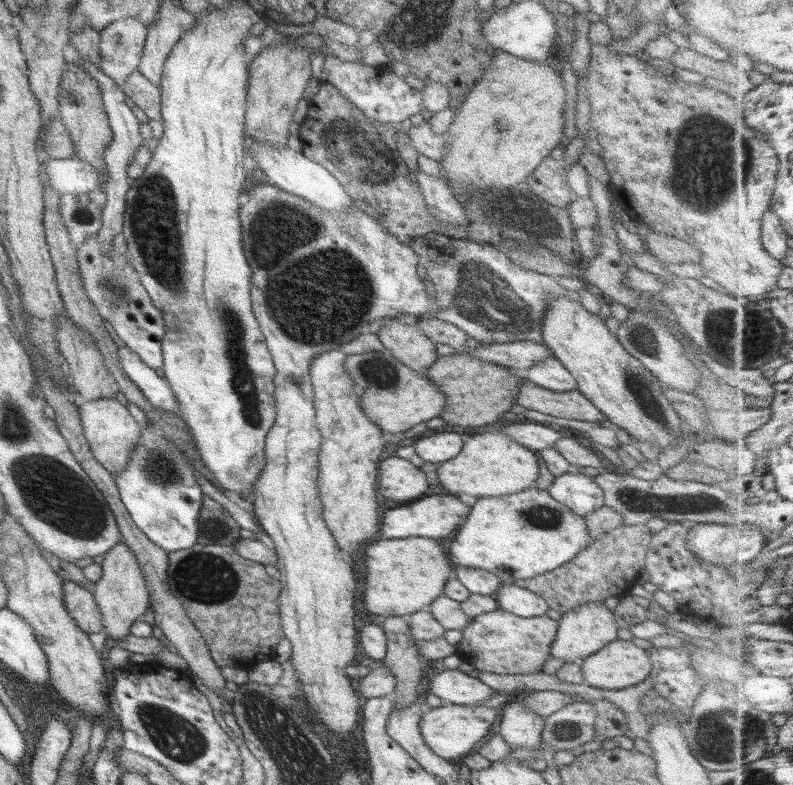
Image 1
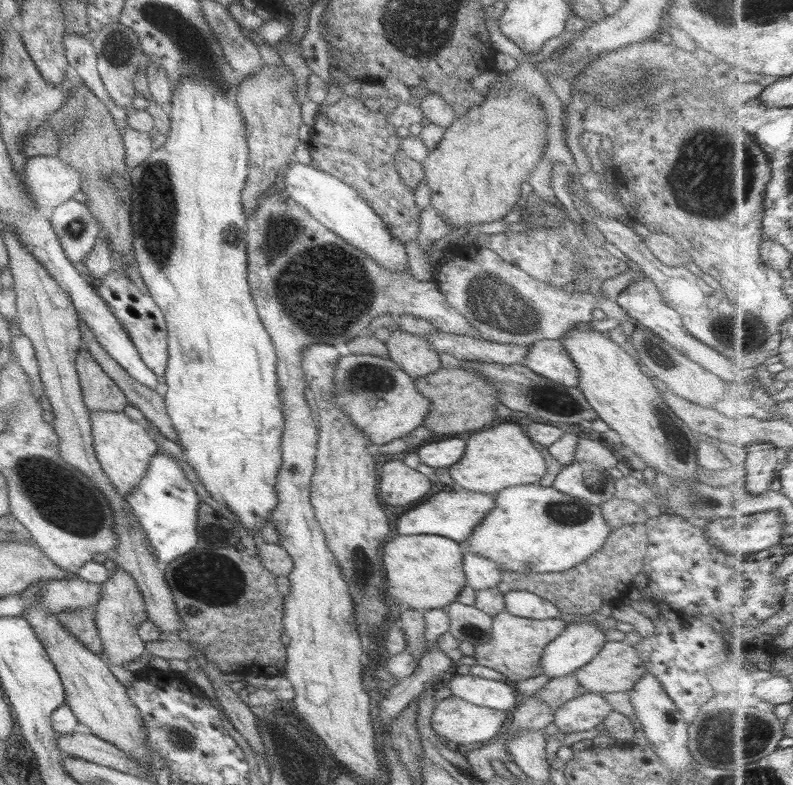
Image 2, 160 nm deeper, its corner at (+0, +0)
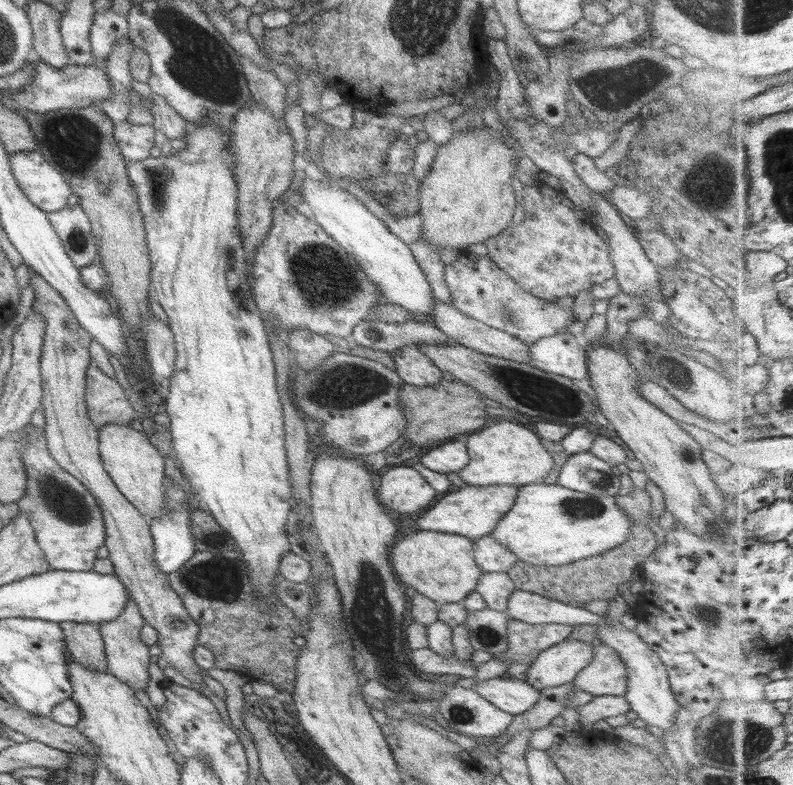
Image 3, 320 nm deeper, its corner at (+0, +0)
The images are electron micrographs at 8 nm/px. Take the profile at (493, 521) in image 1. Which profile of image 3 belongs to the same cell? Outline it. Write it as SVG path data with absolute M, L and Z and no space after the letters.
M538 481L517 488L511 509L489 535L505 545L517 562L563 566L621 546L629 536L631 525L633 522L615 506L611 496L589 496Z

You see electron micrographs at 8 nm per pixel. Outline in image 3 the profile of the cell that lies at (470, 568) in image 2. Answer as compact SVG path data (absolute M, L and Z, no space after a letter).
M491 535L473 539L473 562L481 570L481 574L505 573L517 558Z

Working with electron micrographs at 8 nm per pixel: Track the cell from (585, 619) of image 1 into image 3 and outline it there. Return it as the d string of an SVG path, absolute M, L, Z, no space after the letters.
M569 637L536 655L525 671L524 681L535 690L572 682L581 668L589 664L592 652L589 642Z

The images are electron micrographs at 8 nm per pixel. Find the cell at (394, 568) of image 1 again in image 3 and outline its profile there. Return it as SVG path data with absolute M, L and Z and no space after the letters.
M415 532L401 538L391 548L389 566L407 592L417 591L436 603L459 603L476 587L482 576L473 562L473 541L464 536L442 532Z

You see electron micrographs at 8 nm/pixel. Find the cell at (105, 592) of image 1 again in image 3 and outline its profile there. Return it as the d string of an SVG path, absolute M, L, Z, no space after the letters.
M128 598L123 612L111 622L104 622L98 625L98 629L103 641L104 655L106 660L106 672L115 677L119 682L124 682L130 688L146 692L147 664L149 664L148 646L143 644L140 639L140 628L143 626L144 620L141 618L135 603Z

